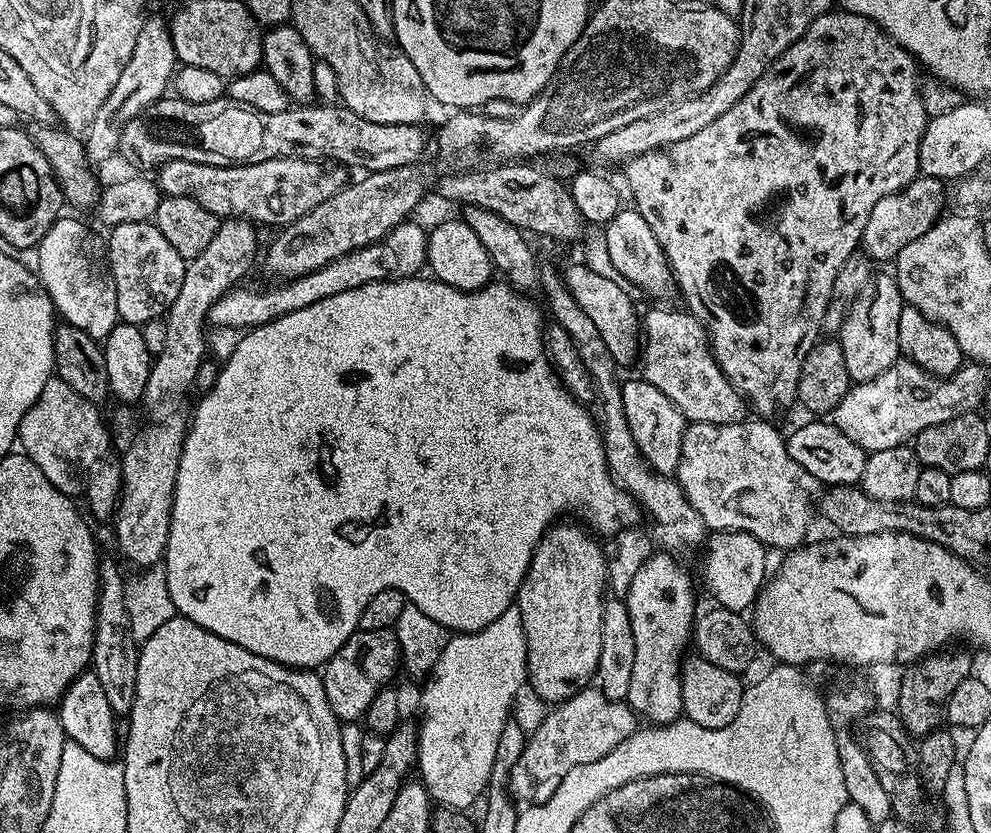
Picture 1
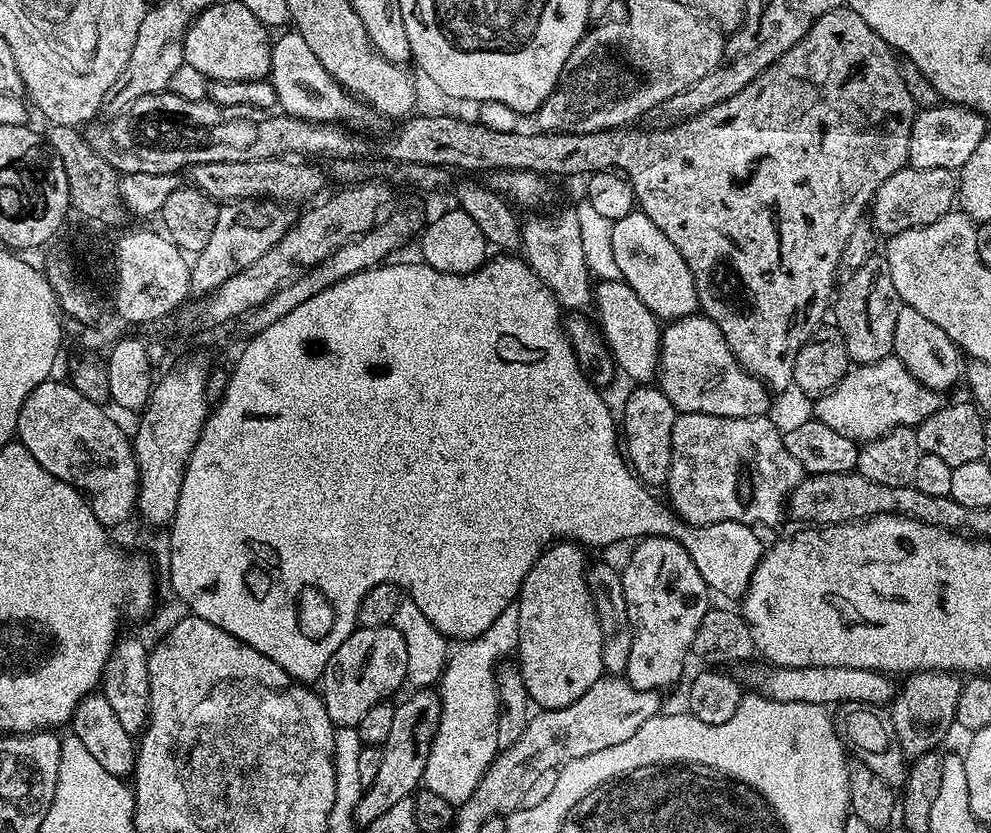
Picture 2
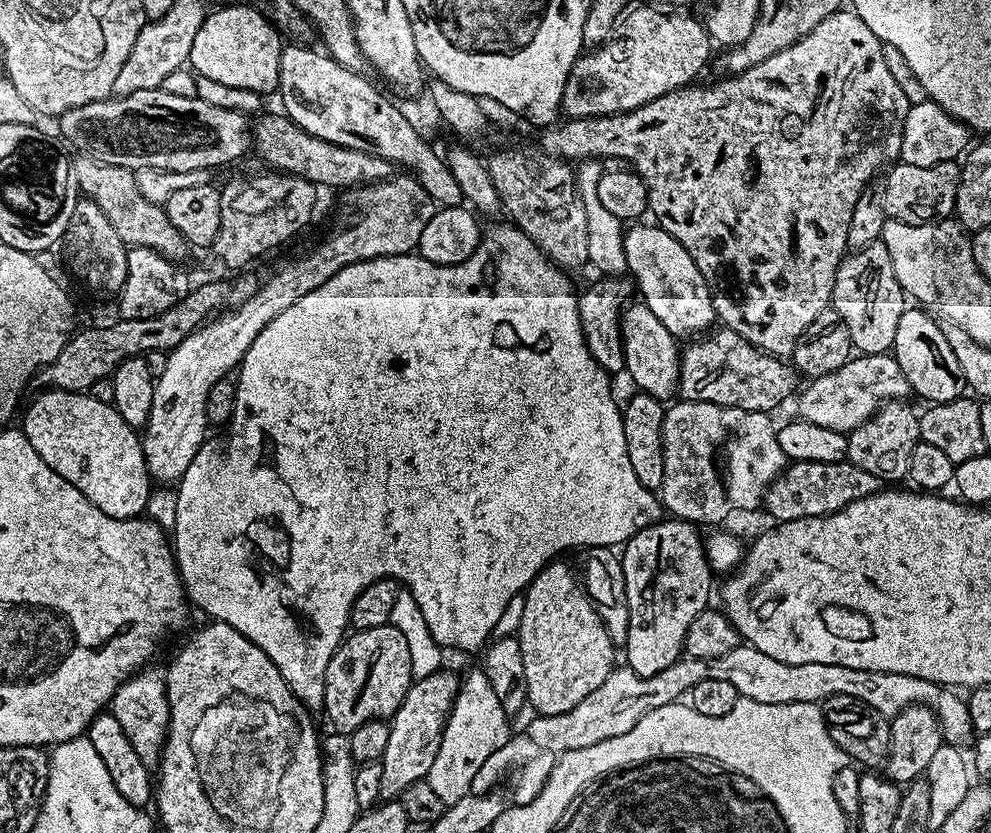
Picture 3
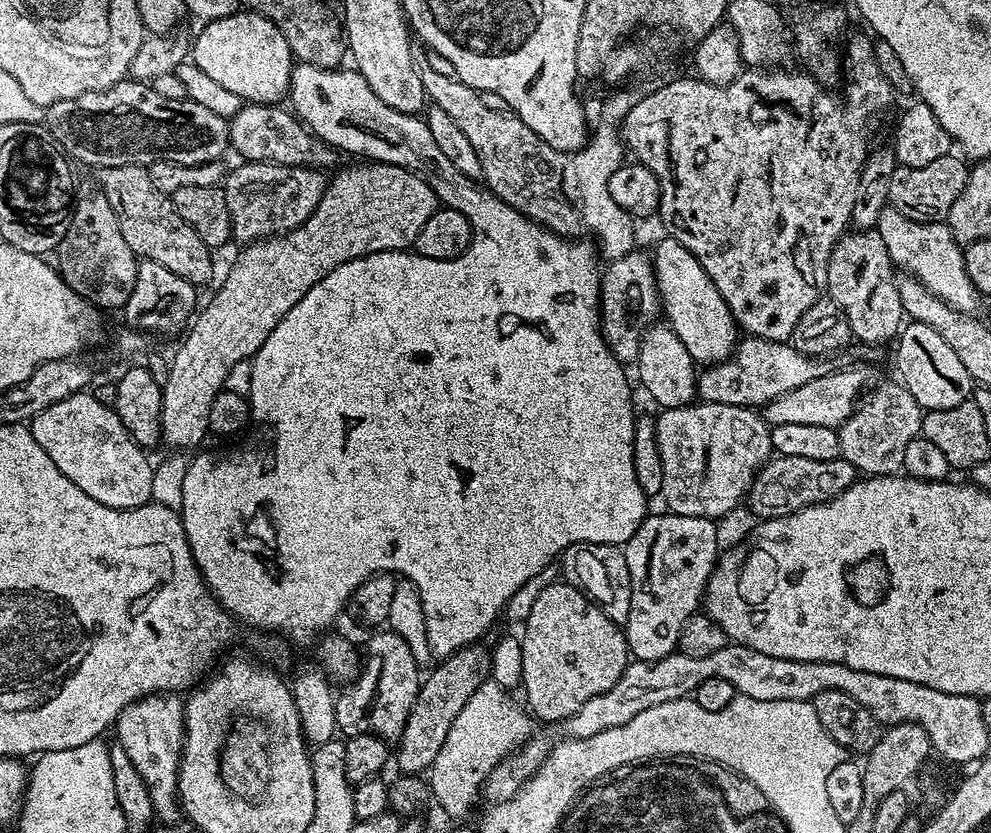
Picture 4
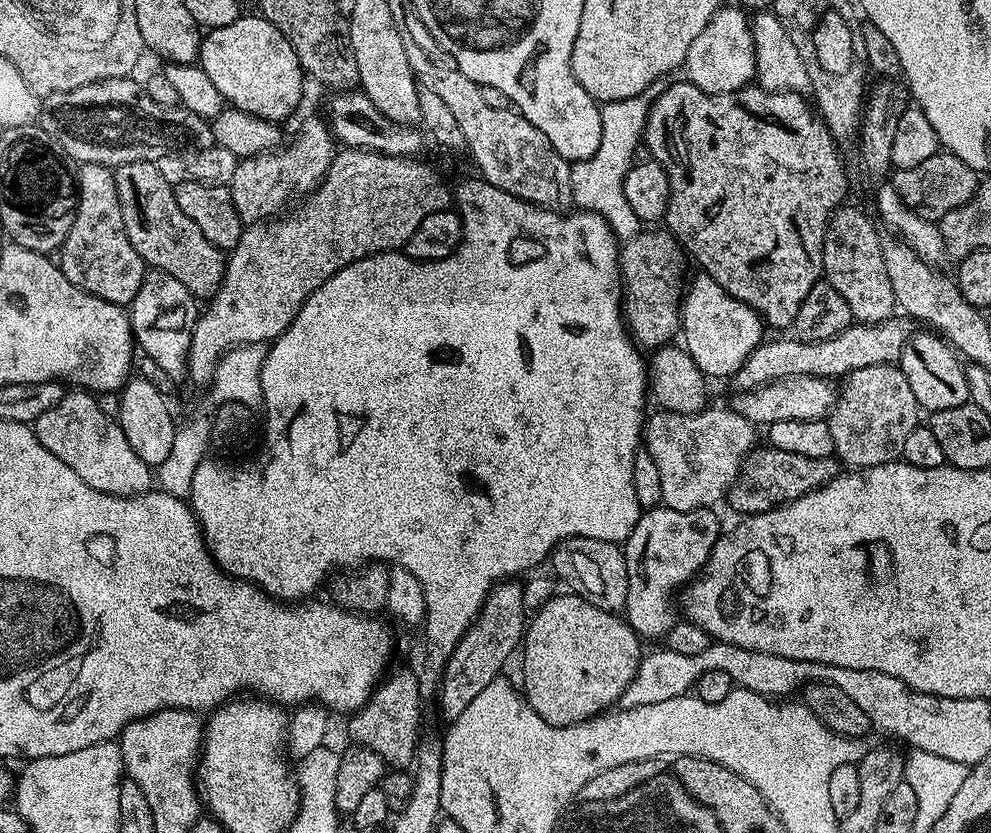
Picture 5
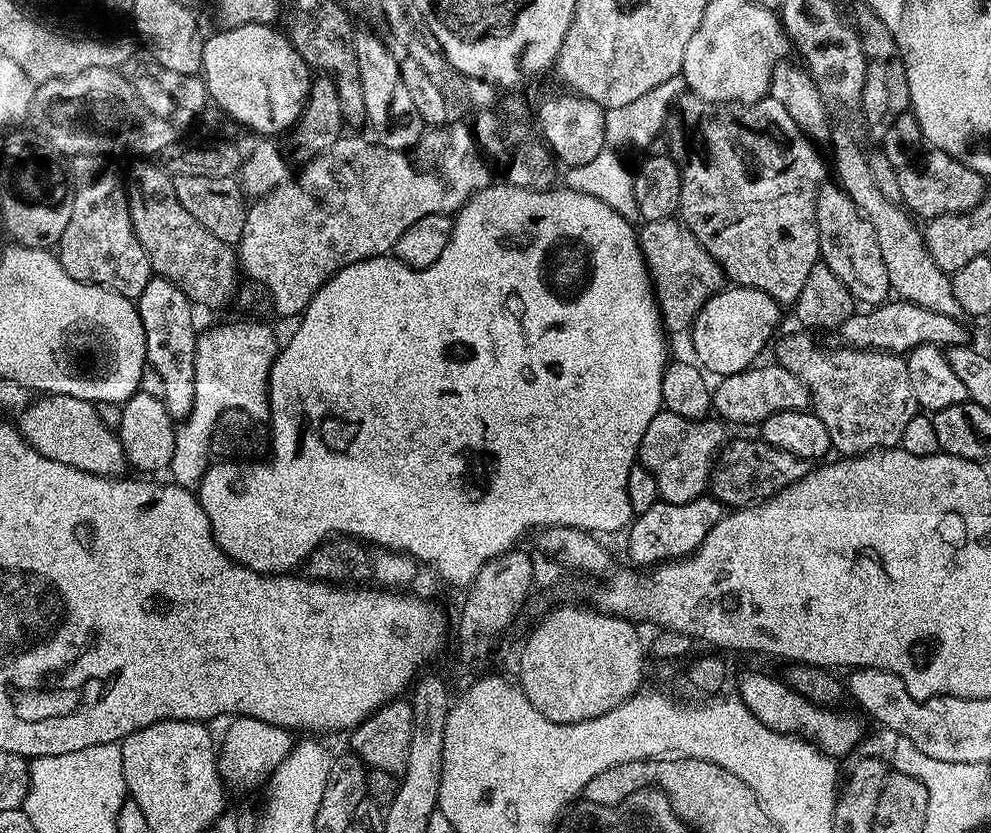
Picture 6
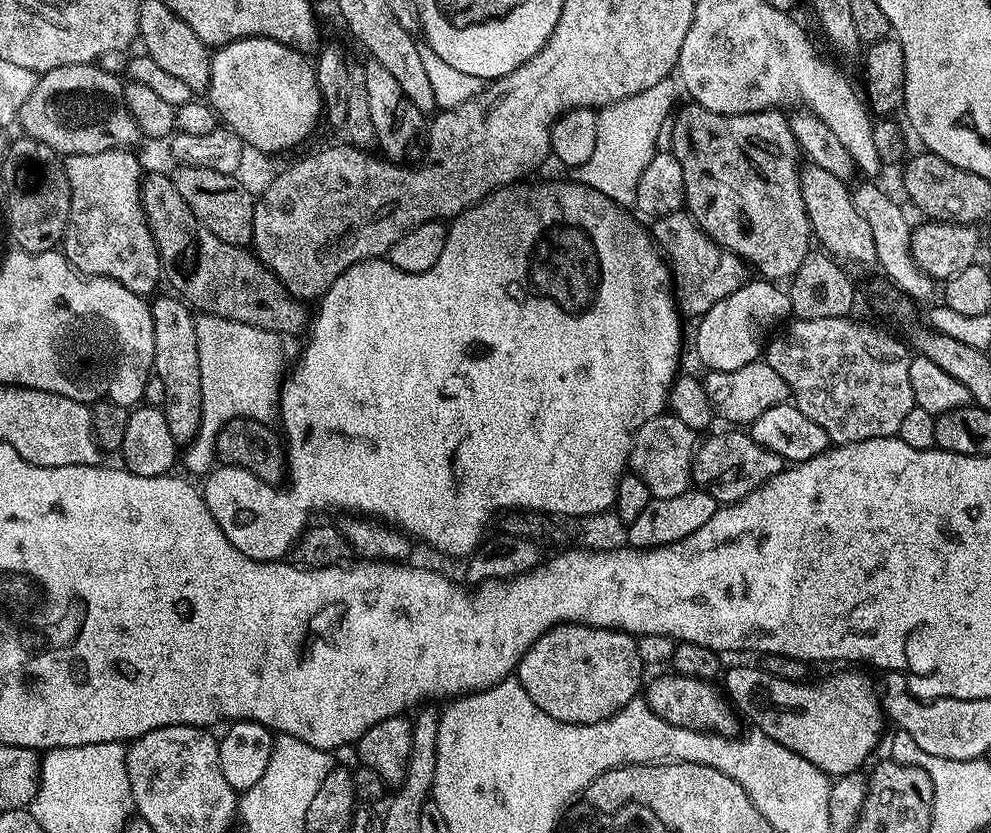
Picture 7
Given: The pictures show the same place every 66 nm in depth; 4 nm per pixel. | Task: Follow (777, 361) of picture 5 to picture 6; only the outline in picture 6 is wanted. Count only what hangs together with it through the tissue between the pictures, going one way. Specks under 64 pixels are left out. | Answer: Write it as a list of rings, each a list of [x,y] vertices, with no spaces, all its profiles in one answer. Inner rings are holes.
[[[896,298],[867,310],[853,311],[852,316],[846,318],[846,322],[839,326],[839,343],[845,348],[871,348],[873,352],[897,354],[907,354],[923,344],[934,344],[947,350],[955,344],[969,343],[968,332],[959,324],[960,322],[957,317],[928,312],[922,306]]]

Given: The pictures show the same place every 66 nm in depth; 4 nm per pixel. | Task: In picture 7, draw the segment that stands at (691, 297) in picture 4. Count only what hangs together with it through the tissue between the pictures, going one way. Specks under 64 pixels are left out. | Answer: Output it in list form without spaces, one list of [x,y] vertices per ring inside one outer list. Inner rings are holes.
[[[763,278],[745,281],[734,294],[716,302],[699,319],[696,330],[696,354],[707,371],[738,370],[739,367],[759,359],[766,341],[776,330],[774,328],[792,313],[791,295],[780,288],[783,287]]]

